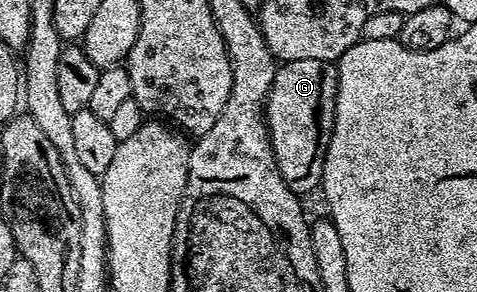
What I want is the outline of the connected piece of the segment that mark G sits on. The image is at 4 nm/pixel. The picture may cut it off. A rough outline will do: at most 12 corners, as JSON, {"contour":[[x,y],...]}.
{"contour":[[275,70],[267,134],[294,193],[320,188],[339,70]]}

